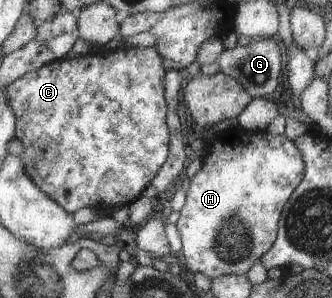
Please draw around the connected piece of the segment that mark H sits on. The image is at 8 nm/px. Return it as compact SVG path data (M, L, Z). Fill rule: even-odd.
M238 123L233 128L219 131L213 141L203 145L202 153L203 165L190 178L186 203L176 223L183 238L183 264L188 271L202 274L211 282L219 276L246 275L278 240L283 210L305 178L303 152L297 148L295 140L284 133L249 132Z

